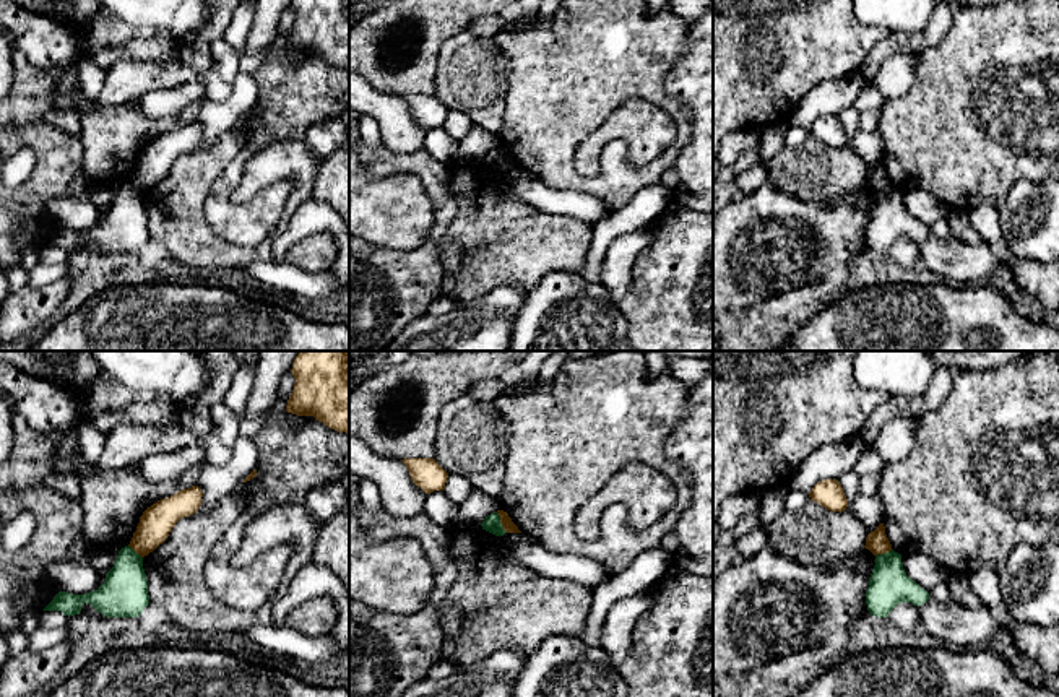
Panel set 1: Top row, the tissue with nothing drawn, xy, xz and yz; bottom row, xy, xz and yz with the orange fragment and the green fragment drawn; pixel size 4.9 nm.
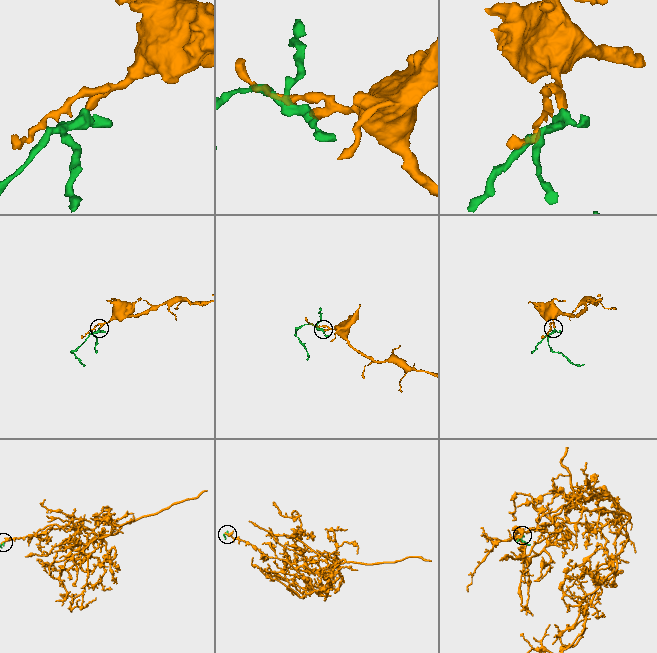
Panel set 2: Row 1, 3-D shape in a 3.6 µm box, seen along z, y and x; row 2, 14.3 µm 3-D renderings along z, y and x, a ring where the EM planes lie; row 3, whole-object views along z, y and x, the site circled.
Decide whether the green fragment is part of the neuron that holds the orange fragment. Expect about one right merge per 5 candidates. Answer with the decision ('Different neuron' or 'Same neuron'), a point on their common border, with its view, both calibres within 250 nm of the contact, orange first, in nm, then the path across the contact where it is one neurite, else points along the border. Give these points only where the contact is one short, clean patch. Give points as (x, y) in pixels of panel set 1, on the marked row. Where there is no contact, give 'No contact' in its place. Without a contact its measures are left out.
Different neuron. Touches orange at xz (501, 522). Thickness 60 nm (orange) against 90 nm. Boundary: xz (496, 512), (507, 532)

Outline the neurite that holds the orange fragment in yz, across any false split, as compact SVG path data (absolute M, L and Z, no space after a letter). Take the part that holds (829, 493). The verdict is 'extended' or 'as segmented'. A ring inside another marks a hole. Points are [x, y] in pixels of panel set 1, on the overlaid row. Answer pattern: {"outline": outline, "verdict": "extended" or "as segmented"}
{"outline": "M836 479L819 481L809 492L809 497L830 512L843 512L848 507L848 499Z", "verdict": "as segmented"}

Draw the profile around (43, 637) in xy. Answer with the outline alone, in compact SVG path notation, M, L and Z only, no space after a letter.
M39 626L31 635L29 635L29 647L28 650L32 653L44 652L47 648L52 648L58 643L67 642L67 627L60 629L49 629L44 626Z

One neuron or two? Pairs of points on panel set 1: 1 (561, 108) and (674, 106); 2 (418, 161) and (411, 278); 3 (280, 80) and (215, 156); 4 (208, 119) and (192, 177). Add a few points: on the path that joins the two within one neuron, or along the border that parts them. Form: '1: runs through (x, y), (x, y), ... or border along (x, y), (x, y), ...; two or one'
1: runs through (588, 88), (647, 88); one
2: runs through (439, 190), (442, 194), (442, 223), (429, 249); one
3: border along (242, 124), (247, 140), (233, 161); two
4: border along (229, 129), (207, 148), (194, 151); two

